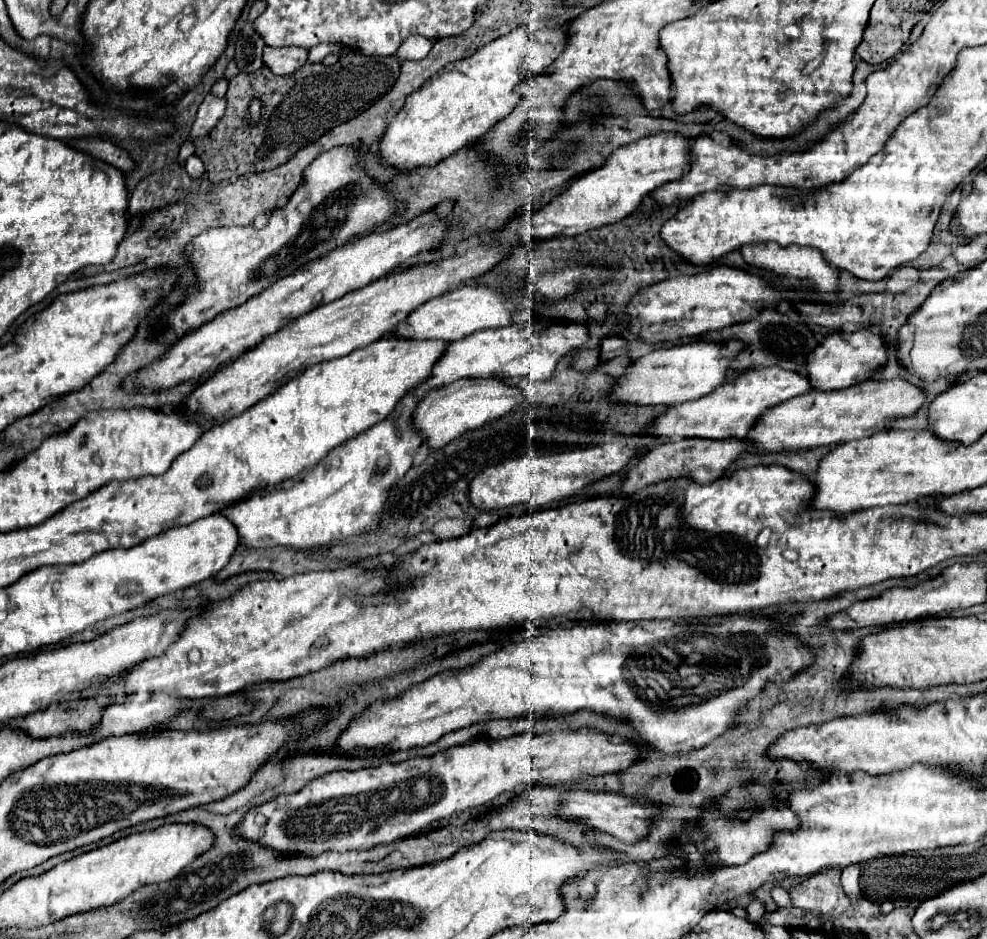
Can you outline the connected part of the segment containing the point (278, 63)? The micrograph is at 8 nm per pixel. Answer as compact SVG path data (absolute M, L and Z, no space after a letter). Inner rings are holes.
M265 47L263 63L275 75L289 75L307 63L309 51L301 47Z

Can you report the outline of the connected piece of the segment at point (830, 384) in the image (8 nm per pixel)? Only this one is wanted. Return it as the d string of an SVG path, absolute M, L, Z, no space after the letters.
M857 329L851 335L833 333L833 335L827 335L813 353L809 353L807 377L811 385L819 391L845 389L845 387L861 383L871 373L881 369L885 363L887 363L887 347L881 333L875 333L871 329Z

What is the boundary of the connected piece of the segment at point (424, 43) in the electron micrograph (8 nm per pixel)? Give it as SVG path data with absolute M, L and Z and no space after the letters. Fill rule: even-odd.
M413 35L409 39L405 39L397 51L397 57L401 61L417 61L417 59L423 59L427 57L427 53L431 51L433 47L433 41L429 41L427 37L419 37L419 35Z

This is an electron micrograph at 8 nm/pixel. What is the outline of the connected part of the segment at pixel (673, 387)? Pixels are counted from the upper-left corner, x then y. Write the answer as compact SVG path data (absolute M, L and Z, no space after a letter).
M731 339L725 343L695 341L689 345L675 345L669 349L657 349L649 355L633 361L627 373L615 387L615 401L635 405L679 405L693 401L707 393L713 393L723 385L731 361L741 353L741 341Z

